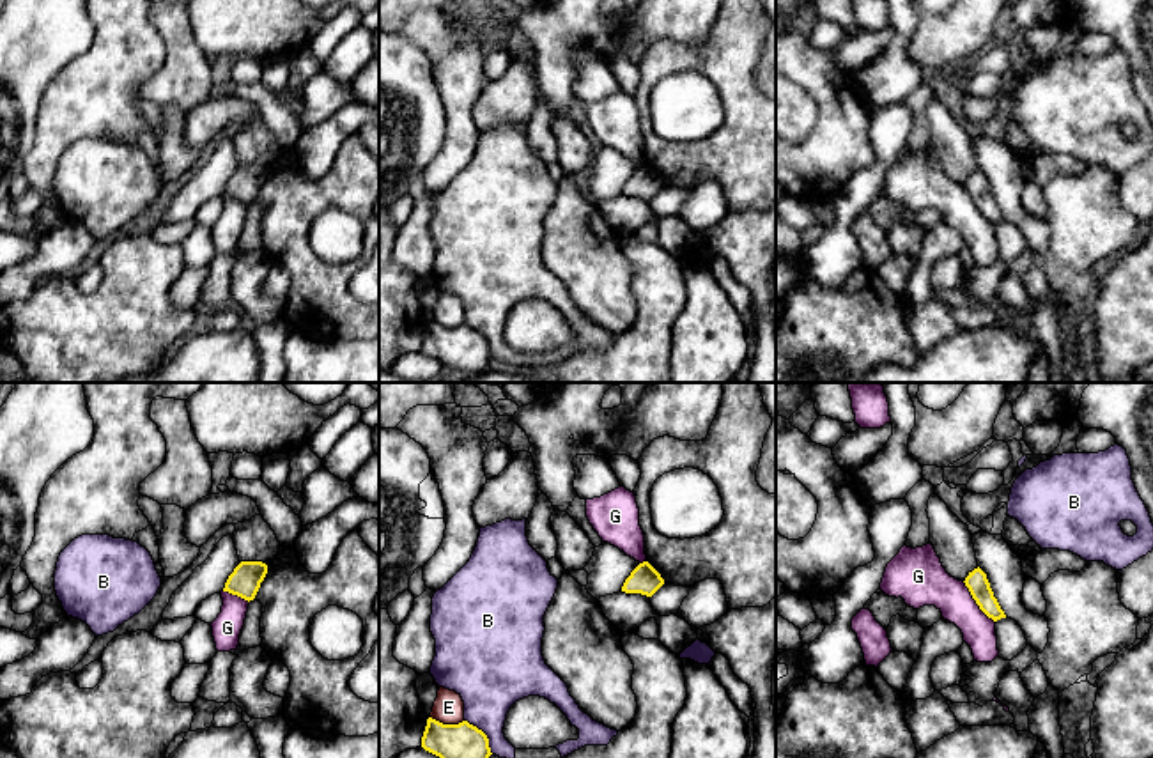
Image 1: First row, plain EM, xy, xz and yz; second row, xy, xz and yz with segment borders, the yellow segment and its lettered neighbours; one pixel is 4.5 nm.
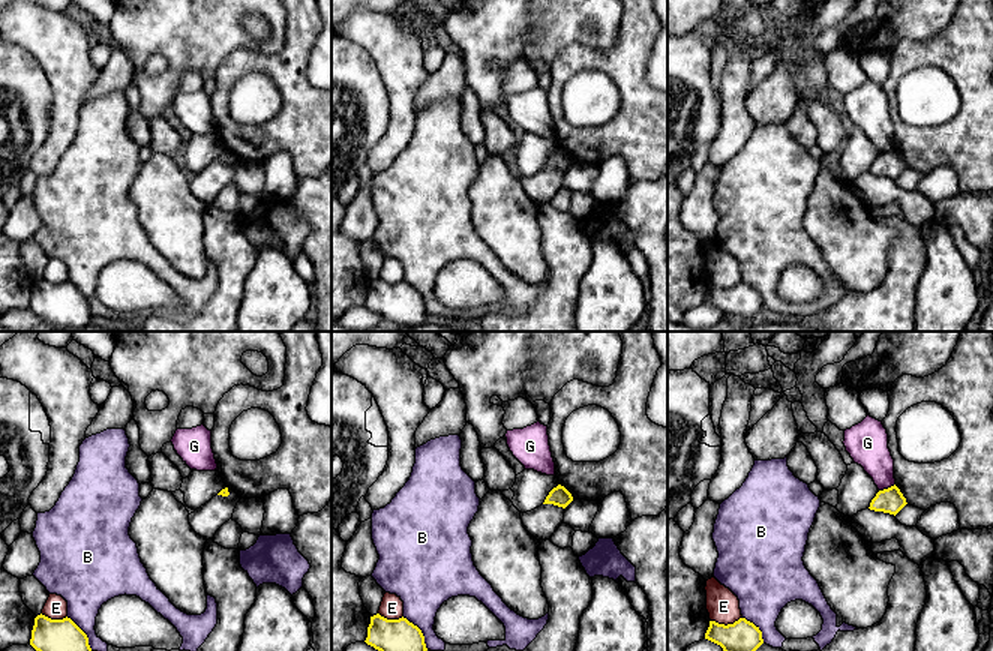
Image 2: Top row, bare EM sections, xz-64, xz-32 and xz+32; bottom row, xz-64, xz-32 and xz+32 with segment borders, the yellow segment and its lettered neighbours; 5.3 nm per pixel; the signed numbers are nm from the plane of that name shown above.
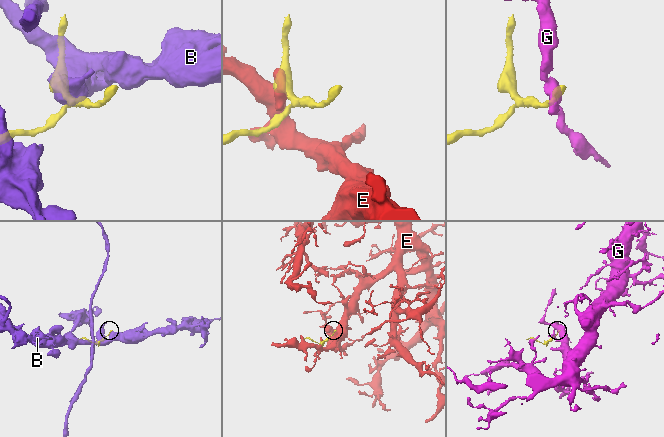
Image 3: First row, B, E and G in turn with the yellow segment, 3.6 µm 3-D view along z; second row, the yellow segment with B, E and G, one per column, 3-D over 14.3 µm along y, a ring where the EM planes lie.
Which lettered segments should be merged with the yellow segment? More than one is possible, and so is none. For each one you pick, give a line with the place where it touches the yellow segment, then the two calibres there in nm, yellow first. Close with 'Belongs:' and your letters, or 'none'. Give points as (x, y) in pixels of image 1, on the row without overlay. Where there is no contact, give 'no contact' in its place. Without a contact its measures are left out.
Belongs: none

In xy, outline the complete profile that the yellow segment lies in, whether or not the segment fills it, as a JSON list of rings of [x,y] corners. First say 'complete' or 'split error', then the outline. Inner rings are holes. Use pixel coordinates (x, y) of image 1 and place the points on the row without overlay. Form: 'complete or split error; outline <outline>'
complete; outline [[[241,165],[228,179],[223,195],[228,195],[250,205],[255,202],[266,177],[267,177],[266,166]]]

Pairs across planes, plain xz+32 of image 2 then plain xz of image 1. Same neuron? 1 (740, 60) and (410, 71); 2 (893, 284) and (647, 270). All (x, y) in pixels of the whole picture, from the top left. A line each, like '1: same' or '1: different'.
1: different
2: same

